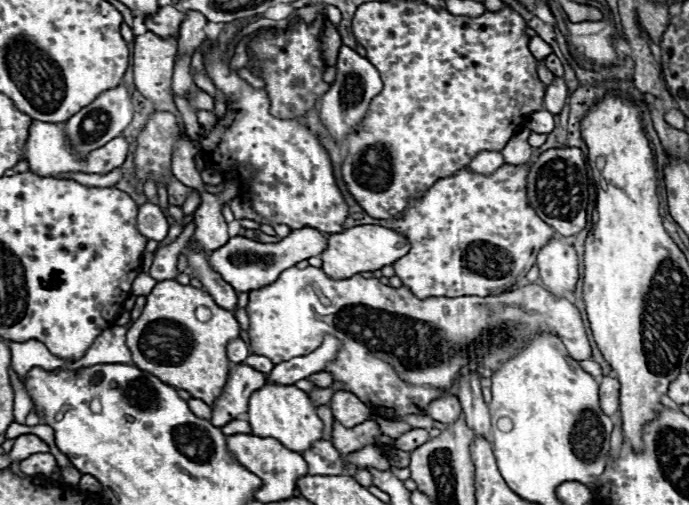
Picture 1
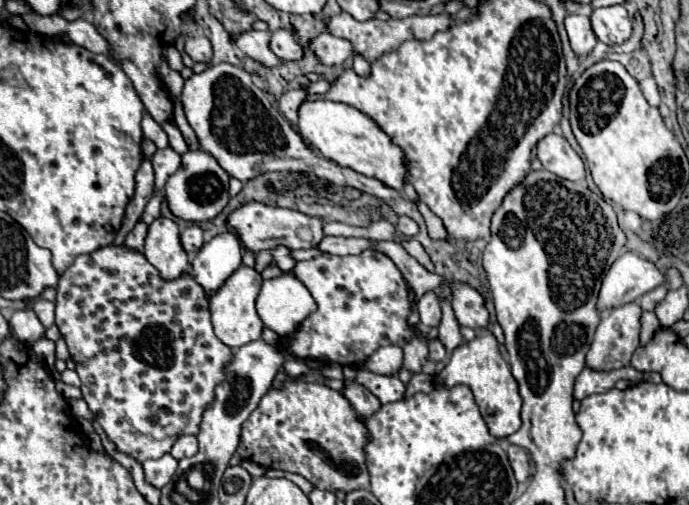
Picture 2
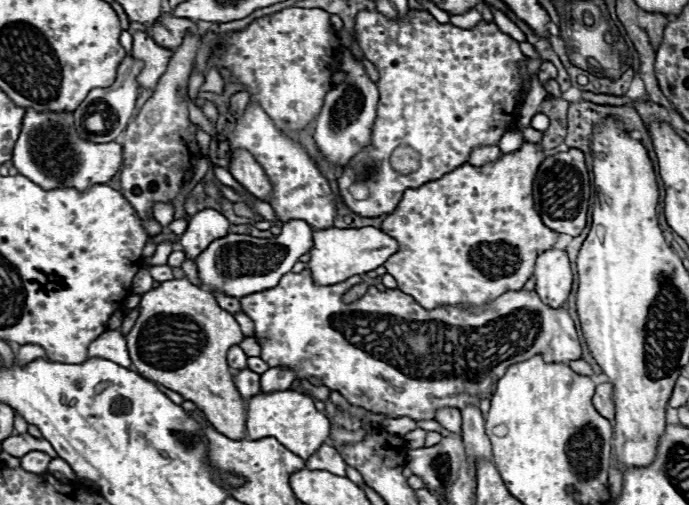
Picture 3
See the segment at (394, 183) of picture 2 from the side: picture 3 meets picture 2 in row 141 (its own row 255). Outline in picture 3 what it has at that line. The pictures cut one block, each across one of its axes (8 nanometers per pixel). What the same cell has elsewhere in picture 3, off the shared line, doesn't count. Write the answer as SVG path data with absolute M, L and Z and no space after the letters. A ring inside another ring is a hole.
M312 228L312 250L308 252L308 270L318 286L330 286L348 280L354 274L366 274L382 266L396 250L398 244L378 228Z

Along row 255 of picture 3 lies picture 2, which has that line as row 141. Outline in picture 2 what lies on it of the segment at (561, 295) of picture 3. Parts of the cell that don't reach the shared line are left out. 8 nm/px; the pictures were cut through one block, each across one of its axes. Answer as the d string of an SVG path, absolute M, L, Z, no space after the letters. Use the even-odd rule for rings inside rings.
M552 134L540 140L538 160L548 172L556 174L562 180L578 182L580 178L584 178L584 164L564 136Z

